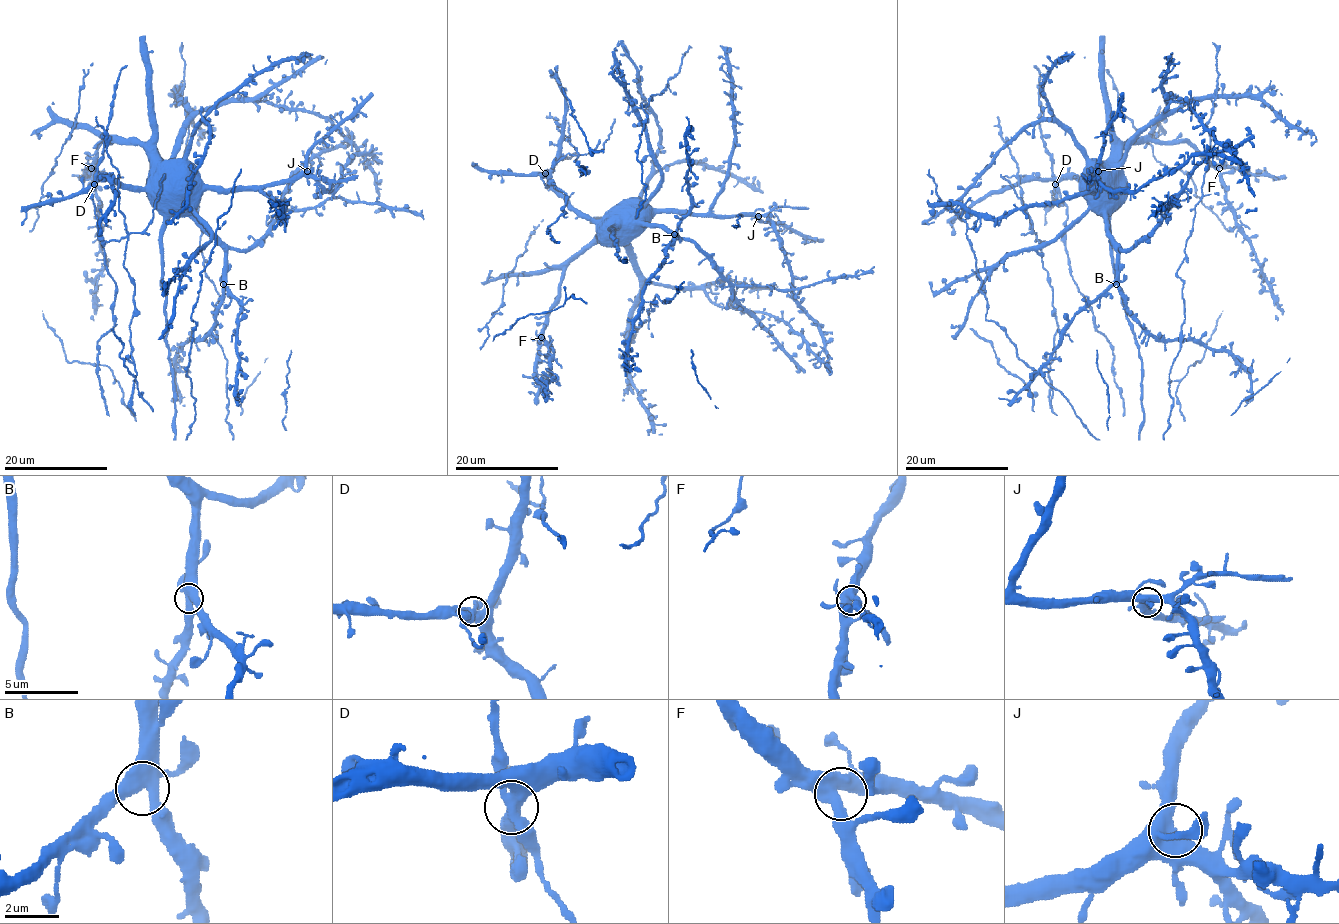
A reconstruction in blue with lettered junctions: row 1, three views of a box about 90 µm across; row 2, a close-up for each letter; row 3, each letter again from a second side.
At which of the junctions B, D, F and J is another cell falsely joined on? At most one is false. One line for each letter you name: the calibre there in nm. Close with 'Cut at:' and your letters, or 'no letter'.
D: 440 nm thick
Cut at: D

